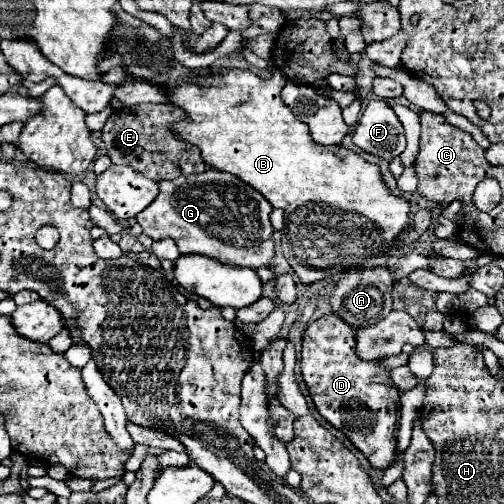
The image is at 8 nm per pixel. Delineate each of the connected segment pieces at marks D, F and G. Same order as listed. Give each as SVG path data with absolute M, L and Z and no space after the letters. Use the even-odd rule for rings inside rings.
M324 315L310 323L302 343L302 375L308 385L308 391L314 399L318 413L338 431L342 431L354 447L366 455L374 469L386 469L396 461L398 451L398 427L400 427L400 391L388 383L388 371L380 369L380 363L362 363L356 359L356 329L344 323L338 315Z
M372 99L352 133L352 143L366 153L392 161L406 147L404 127L386 101Z
M208 169L188 177L160 181L158 187L158 197L136 215L144 235L154 241L170 237L184 255L200 253L250 269L266 267L274 257L274 243L270 239L274 229L268 219L272 205L234 175Z

